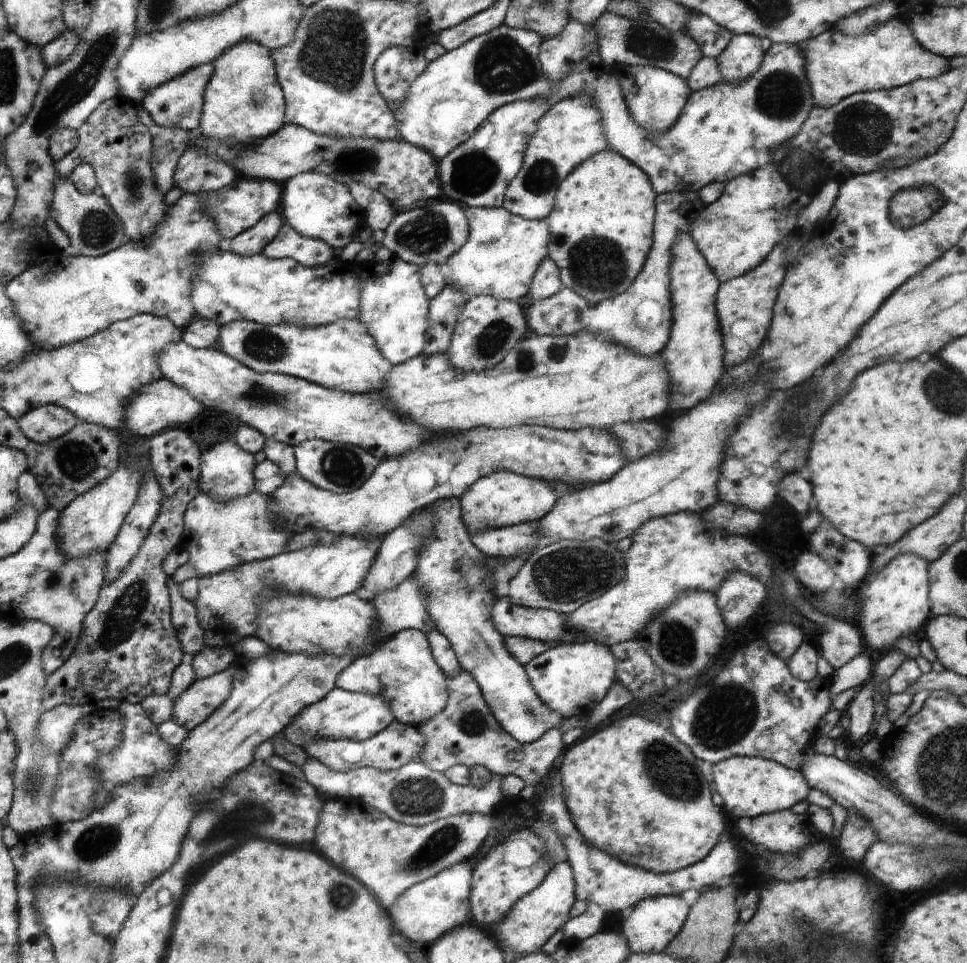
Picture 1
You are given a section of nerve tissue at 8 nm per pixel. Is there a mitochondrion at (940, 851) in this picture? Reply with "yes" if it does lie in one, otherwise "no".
no

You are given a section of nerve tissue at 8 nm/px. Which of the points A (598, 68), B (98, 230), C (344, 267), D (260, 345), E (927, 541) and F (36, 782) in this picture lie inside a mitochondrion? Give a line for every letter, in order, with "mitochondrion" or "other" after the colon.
A: other
B: mitochondrion
C: other
D: mitochondrion
E: other
F: mitochondrion

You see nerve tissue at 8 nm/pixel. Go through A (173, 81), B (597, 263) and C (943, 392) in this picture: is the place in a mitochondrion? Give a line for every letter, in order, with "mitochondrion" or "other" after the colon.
A: other
B: mitochondrion
C: mitochondrion

